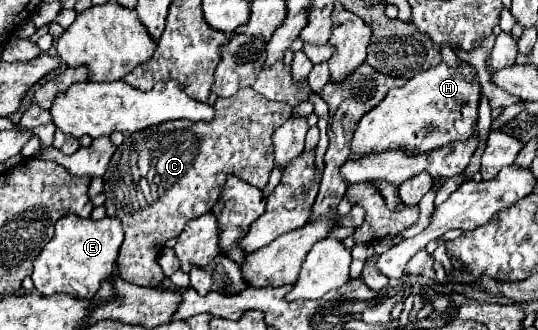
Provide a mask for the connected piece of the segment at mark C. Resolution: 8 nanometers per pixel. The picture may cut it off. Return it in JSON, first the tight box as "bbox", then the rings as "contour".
{"bbox":[104,88,292,286],"contour":[[[242,88],[232,98],[218,98],[214,104],[214,118],[208,122],[192,120],[168,120],[164,124],[128,134],[124,142],[114,152],[108,172],[104,174],[104,194],[108,216],[122,220],[126,238],[118,254],[120,276],[126,282],[138,286],[160,284],[164,280],[162,268],[158,266],[158,254],[164,248],[164,242],[180,236],[184,224],[212,210],[223,189],[225,181],[216,180],[216,172],[232,172],[244,182],[264,188],[268,184],[270,172],[274,168],[274,150],[272,150],[272,132],[282,126],[292,116],[292,108],[284,102],[270,102],[256,94],[252,88]]]}

